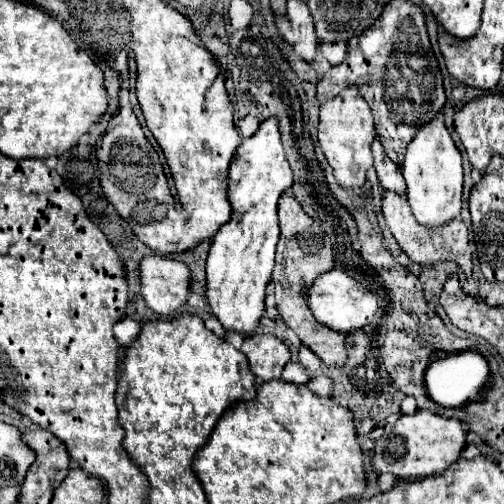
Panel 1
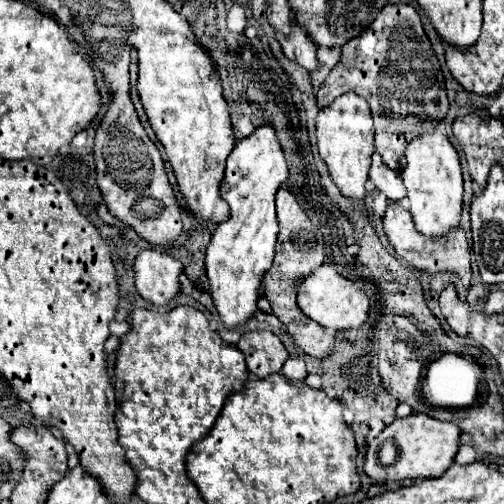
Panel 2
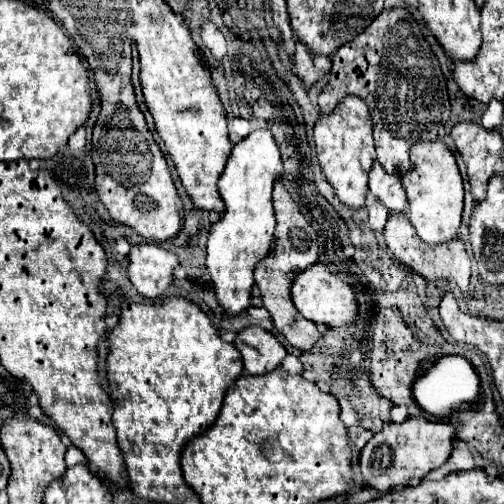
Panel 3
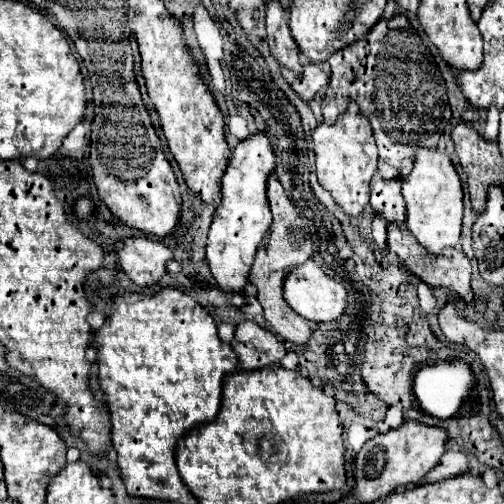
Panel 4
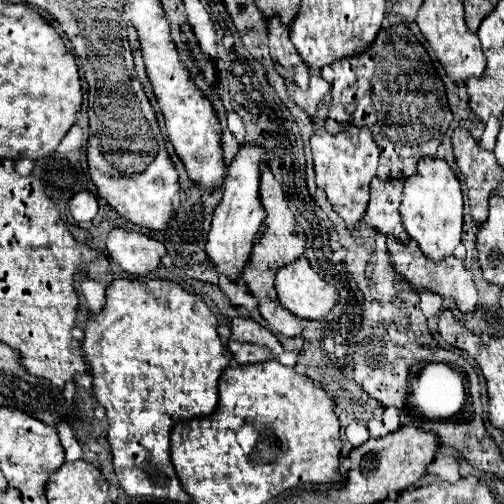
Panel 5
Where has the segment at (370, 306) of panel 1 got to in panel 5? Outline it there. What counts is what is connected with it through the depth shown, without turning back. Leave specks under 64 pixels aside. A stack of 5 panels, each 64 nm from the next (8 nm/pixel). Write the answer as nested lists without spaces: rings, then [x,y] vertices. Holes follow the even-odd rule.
[[[300,258],[298,262],[292,262],[284,268],[278,270],[276,274],[276,292],[280,298],[280,304],[294,312],[294,316],[298,318],[306,318],[306,320],[320,320],[324,318],[336,304],[338,304],[338,290],[336,286],[332,286],[328,280],[324,280],[306,258]]]

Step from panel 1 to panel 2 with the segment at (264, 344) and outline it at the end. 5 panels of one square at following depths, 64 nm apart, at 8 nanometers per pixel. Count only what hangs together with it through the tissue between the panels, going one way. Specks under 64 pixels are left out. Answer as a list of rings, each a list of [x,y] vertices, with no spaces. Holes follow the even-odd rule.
[[[268,330],[248,332],[240,338],[238,348],[246,356],[246,364],[250,374],[258,378],[268,378],[282,370],[288,350],[280,342],[280,338]]]

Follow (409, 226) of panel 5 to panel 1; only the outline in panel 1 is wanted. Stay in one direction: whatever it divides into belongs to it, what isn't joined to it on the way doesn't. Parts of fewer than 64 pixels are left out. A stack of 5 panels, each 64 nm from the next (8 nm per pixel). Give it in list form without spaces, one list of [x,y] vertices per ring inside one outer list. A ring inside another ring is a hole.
[[[434,116],[428,124],[422,124],[414,140],[406,148],[402,172],[406,178],[406,192],[410,208],[416,220],[424,226],[440,226],[454,218],[460,218],[462,202],[462,154],[456,148],[444,120]]]

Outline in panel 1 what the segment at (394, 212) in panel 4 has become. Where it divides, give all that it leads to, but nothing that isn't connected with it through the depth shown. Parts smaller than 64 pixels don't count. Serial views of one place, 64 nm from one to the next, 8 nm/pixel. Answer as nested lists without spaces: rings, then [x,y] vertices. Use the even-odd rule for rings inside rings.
[[[380,136],[374,138],[372,152],[374,152],[374,168],[376,168],[376,174],[378,174],[380,184],[384,188],[388,188],[388,190],[394,190],[394,192],[402,194],[406,190],[404,174],[400,172],[400,166],[398,164],[392,164],[392,160],[388,160],[388,154],[384,152],[384,146],[380,142]]]

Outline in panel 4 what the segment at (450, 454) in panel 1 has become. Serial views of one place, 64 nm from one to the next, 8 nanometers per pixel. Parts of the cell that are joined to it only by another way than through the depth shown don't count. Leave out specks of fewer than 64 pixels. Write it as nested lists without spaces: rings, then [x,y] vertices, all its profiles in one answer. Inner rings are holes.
[[[418,420],[404,422],[400,428],[392,428],[386,434],[370,438],[360,454],[356,454],[356,490],[354,496],[360,502],[374,502],[384,494],[394,492],[398,486],[418,484],[440,462],[446,452],[448,432],[438,426],[426,426]]]

